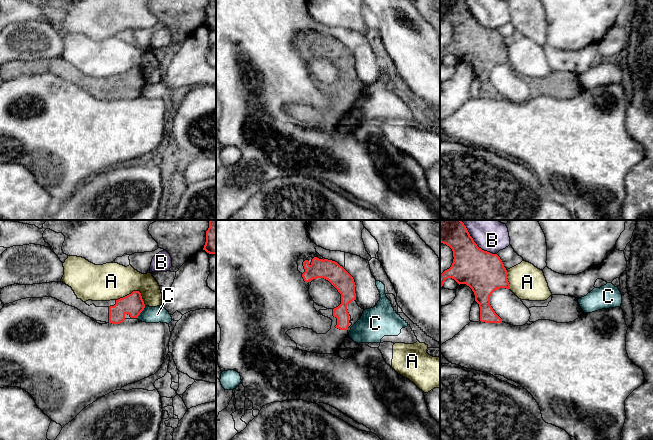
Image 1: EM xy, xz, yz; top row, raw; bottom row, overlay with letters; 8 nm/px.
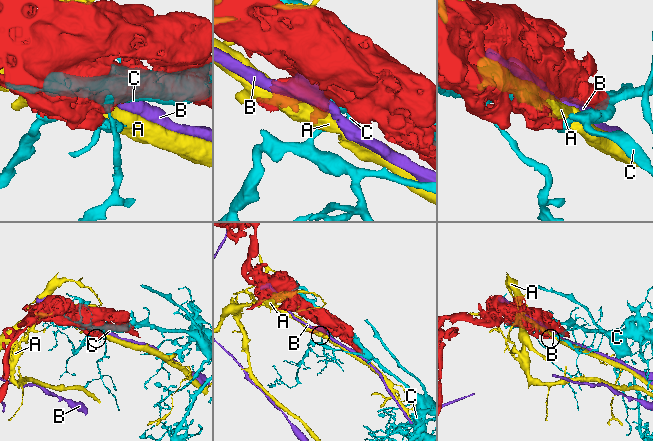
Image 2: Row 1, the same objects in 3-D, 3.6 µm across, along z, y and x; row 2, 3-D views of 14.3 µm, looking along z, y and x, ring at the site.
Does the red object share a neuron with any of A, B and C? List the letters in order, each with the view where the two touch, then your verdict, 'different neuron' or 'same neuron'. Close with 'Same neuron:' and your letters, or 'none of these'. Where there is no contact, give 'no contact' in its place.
A: xy | different neuron
B: yz | different neuron
C: xy | different neuron
Same neuron: none of these

